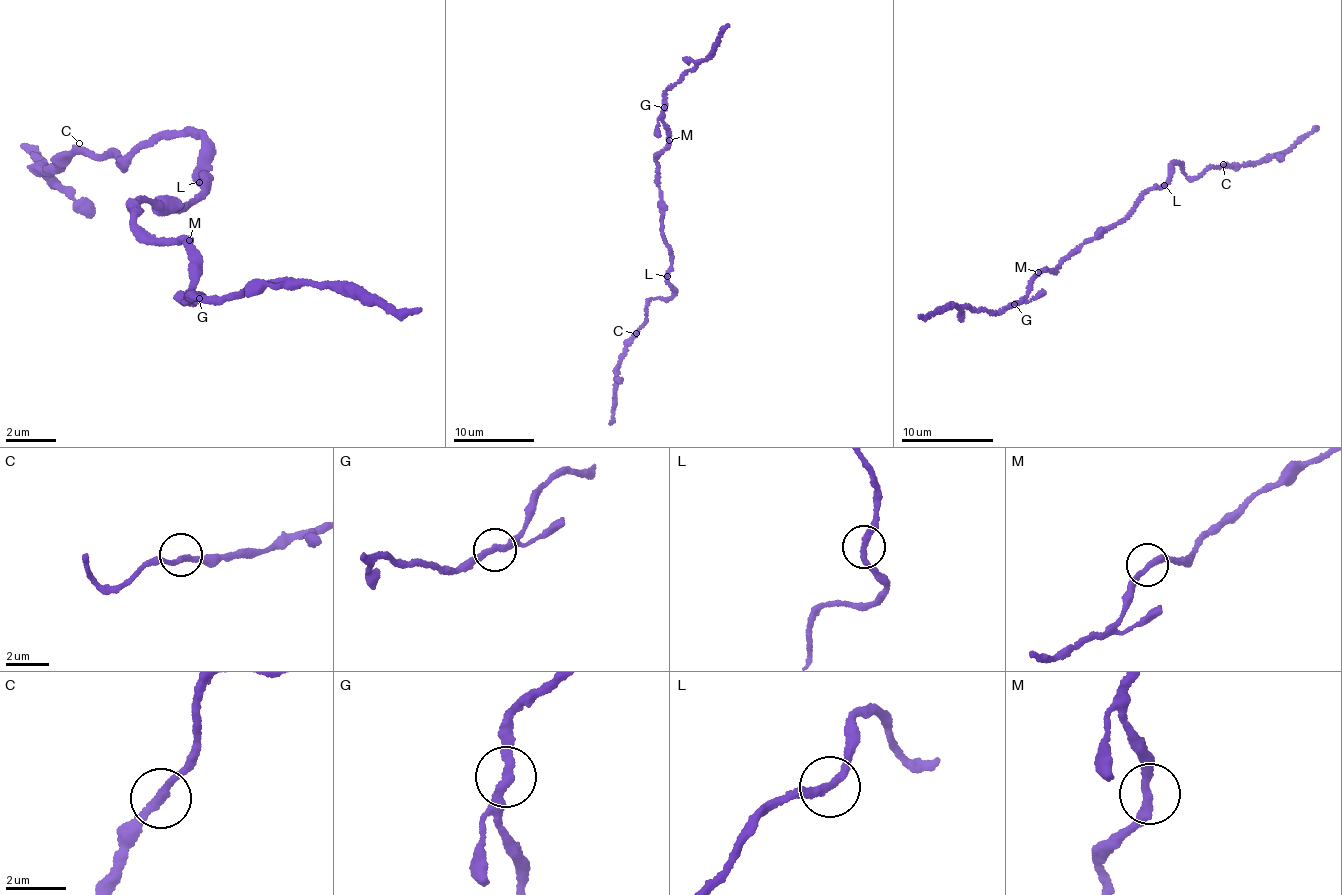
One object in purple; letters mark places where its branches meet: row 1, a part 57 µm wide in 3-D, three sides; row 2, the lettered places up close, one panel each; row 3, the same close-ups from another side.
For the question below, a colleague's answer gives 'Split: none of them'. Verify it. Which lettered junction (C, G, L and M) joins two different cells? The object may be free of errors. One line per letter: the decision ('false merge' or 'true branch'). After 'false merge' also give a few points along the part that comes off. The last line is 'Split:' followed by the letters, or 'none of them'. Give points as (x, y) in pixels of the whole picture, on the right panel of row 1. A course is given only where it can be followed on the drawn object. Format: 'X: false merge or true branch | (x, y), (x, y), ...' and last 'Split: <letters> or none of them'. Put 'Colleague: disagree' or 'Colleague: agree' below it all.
C: true branch
G: true branch
L: true branch
M: true branch
Split: none of them
Colleague: agree

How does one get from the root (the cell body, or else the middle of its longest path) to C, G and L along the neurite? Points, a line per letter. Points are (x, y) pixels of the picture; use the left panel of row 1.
C: (171, 205), (180, 210), (211, 180), (196, 175), (199, 135), (125, 153), (120, 162), (79, 143)
G: (171, 205), (146, 198), (133, 219), (184, 241), (198, 300)
L: (171, 205), (180, 210), (211, 180), (206, 178), (209, 181), (204, 184), (199, 182)

